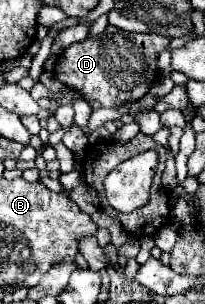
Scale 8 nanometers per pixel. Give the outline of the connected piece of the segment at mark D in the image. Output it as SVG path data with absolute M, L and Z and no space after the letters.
M112 25L106 27L106 31L96 37L96 39L84 39L78 43L72 43L58 59L54 65L54 75L72 91L78 91L92 109L98 107L118 107L120 103L128 103L128 101L136 101L142 99L148 89L152 87L152 83L156 81L156 59L162 51L170 49L170 37L164 35L144 35L144 33L126 33L122 29L116 29Z

